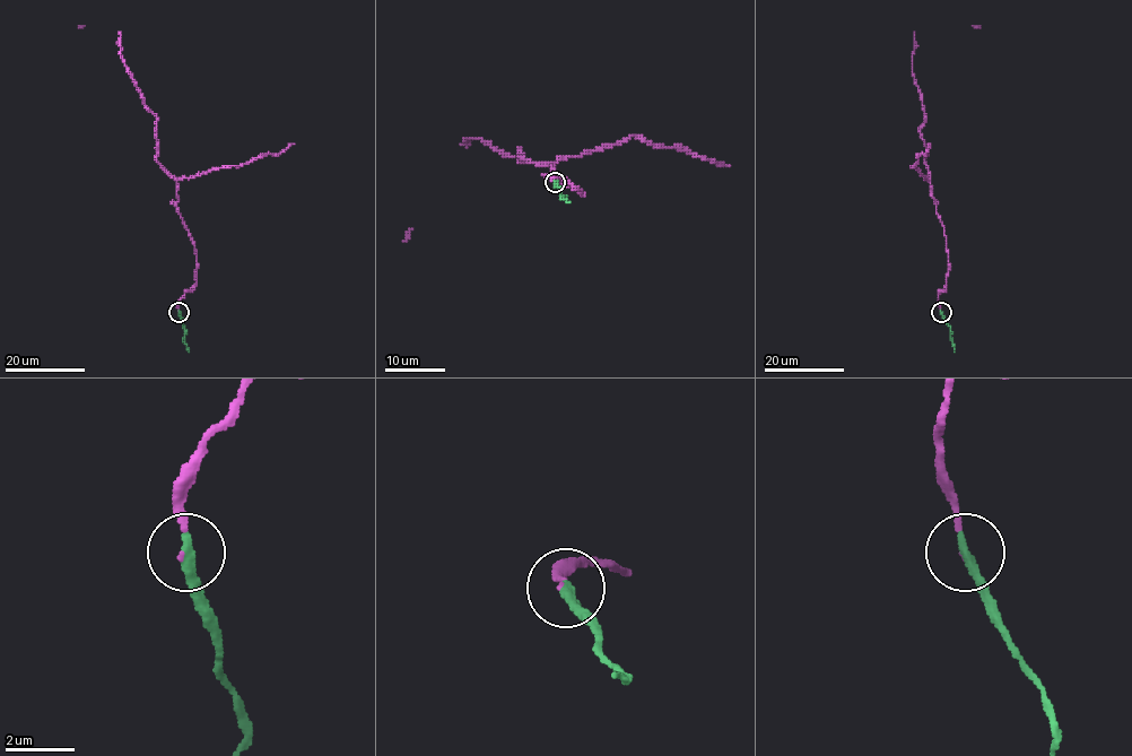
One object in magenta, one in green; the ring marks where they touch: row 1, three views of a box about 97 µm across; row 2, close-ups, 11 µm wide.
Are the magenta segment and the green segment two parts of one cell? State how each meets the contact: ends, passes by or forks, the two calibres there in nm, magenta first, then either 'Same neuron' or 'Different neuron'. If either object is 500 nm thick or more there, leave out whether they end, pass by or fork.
At the ring magenta ends. At the ring green ends. Thickness 120 nm (magenta) against 340 nm. Same neuron

